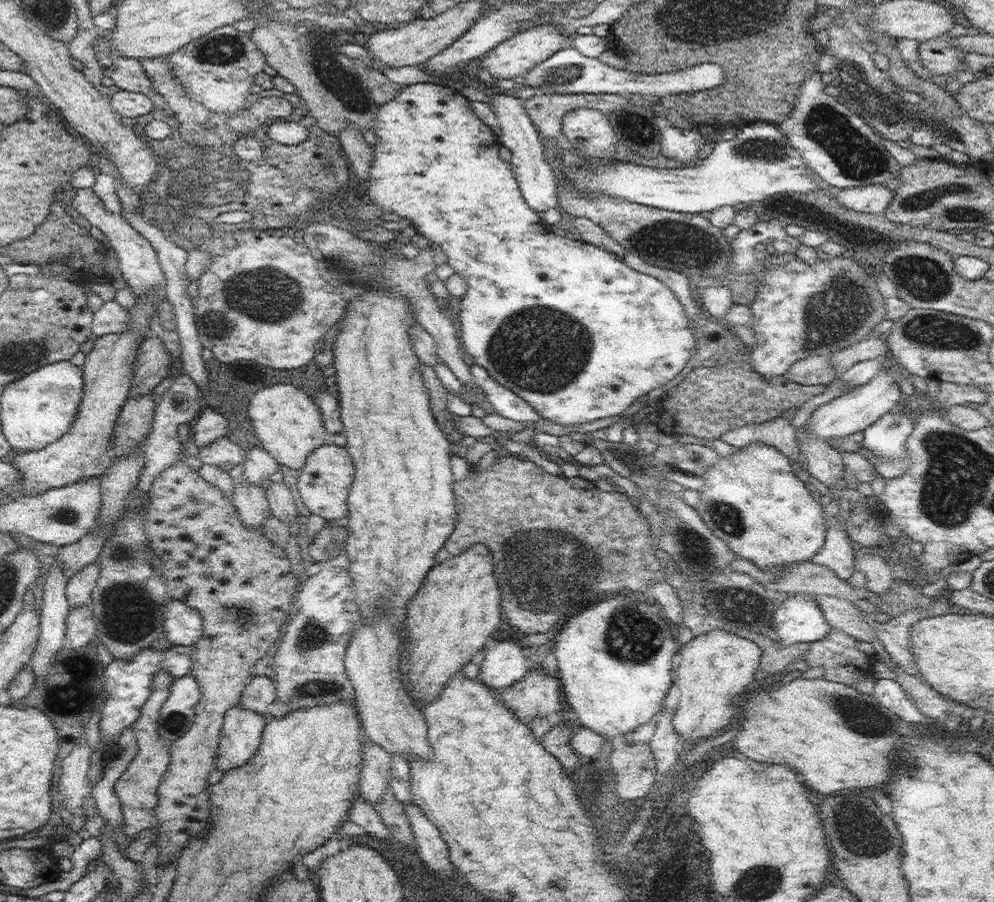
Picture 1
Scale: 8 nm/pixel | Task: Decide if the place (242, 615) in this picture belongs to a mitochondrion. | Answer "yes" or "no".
yes

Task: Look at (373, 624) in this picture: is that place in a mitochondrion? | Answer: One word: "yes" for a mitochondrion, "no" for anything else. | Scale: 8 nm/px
no

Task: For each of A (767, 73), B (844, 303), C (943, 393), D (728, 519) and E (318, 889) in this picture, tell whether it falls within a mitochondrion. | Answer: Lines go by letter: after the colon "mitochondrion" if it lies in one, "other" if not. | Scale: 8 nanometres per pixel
A: other
B: mitochondrion
C: other
D: mitochondrion
E: other

